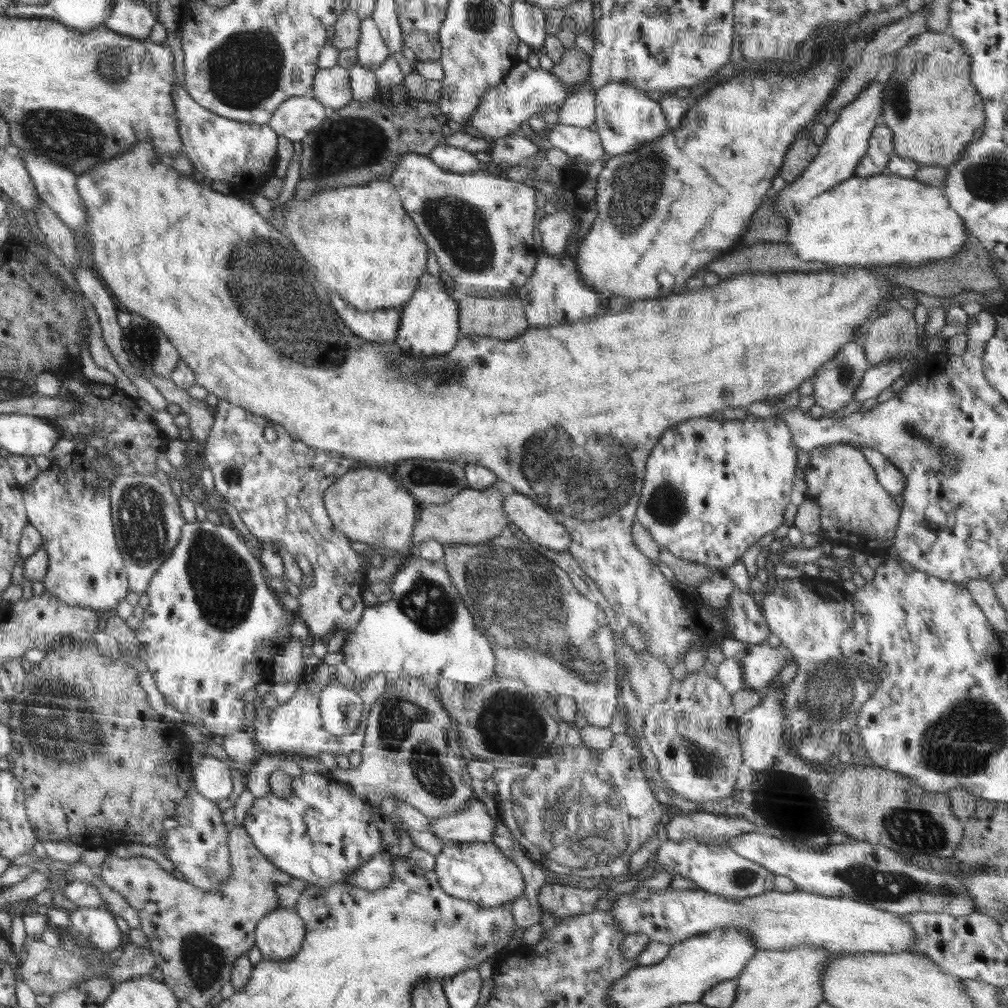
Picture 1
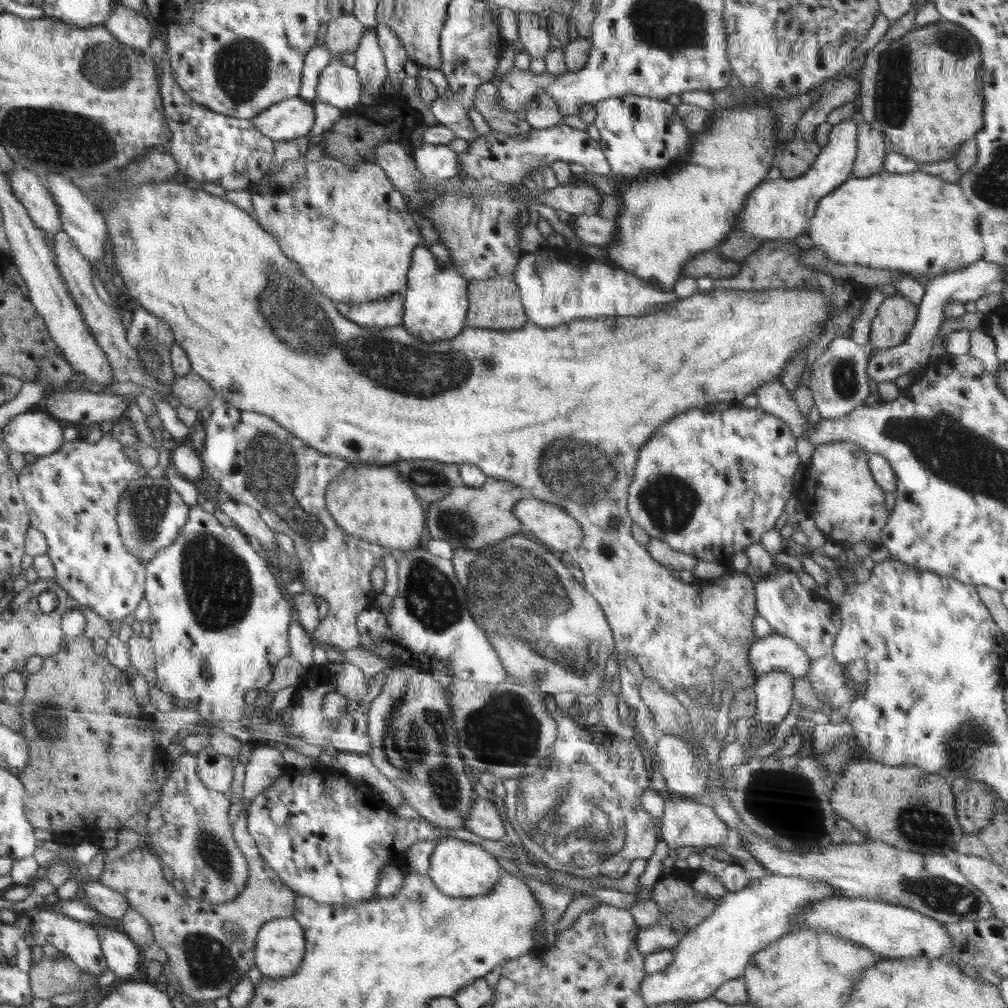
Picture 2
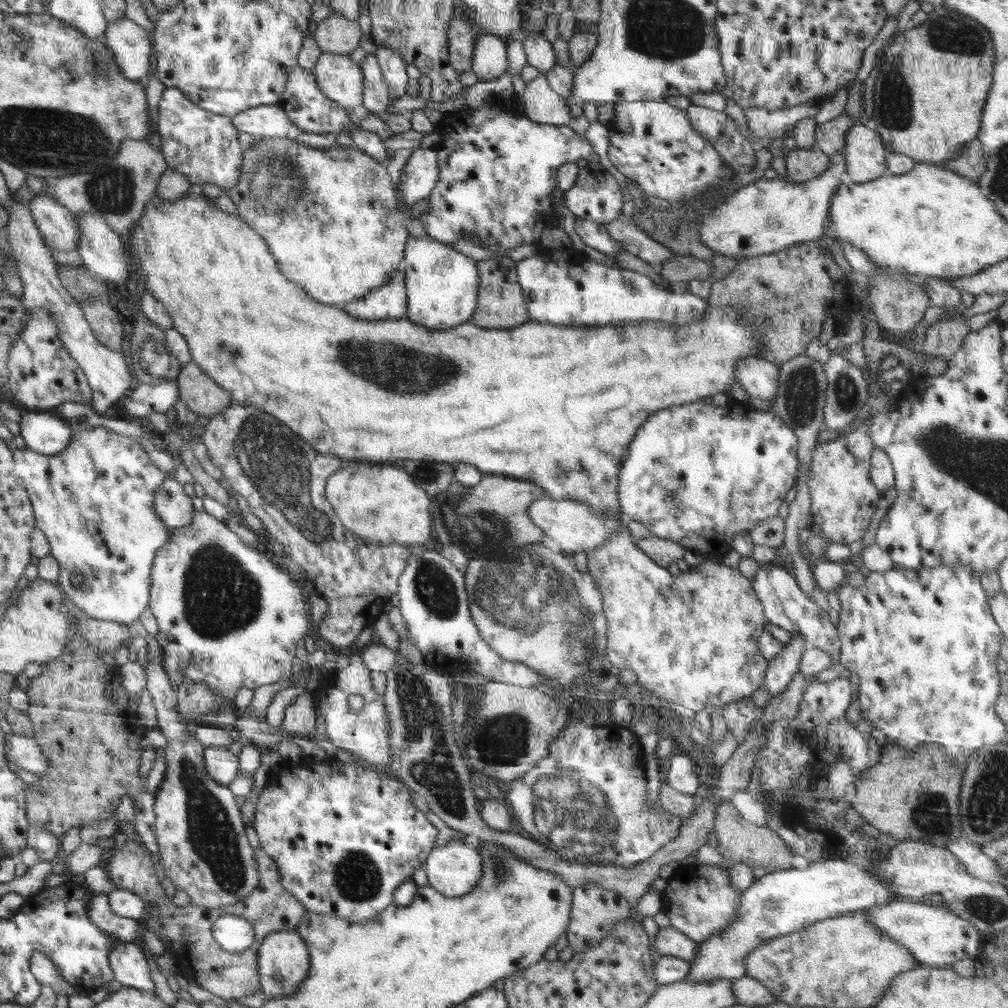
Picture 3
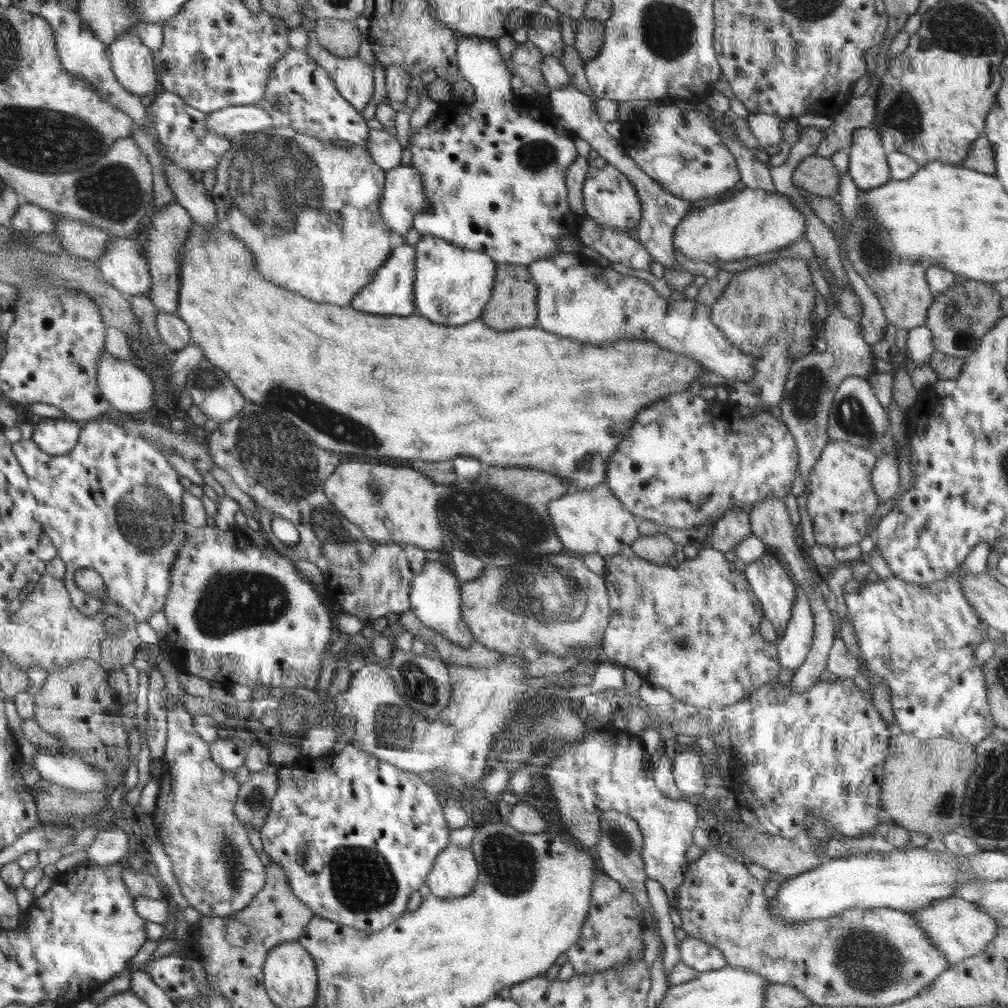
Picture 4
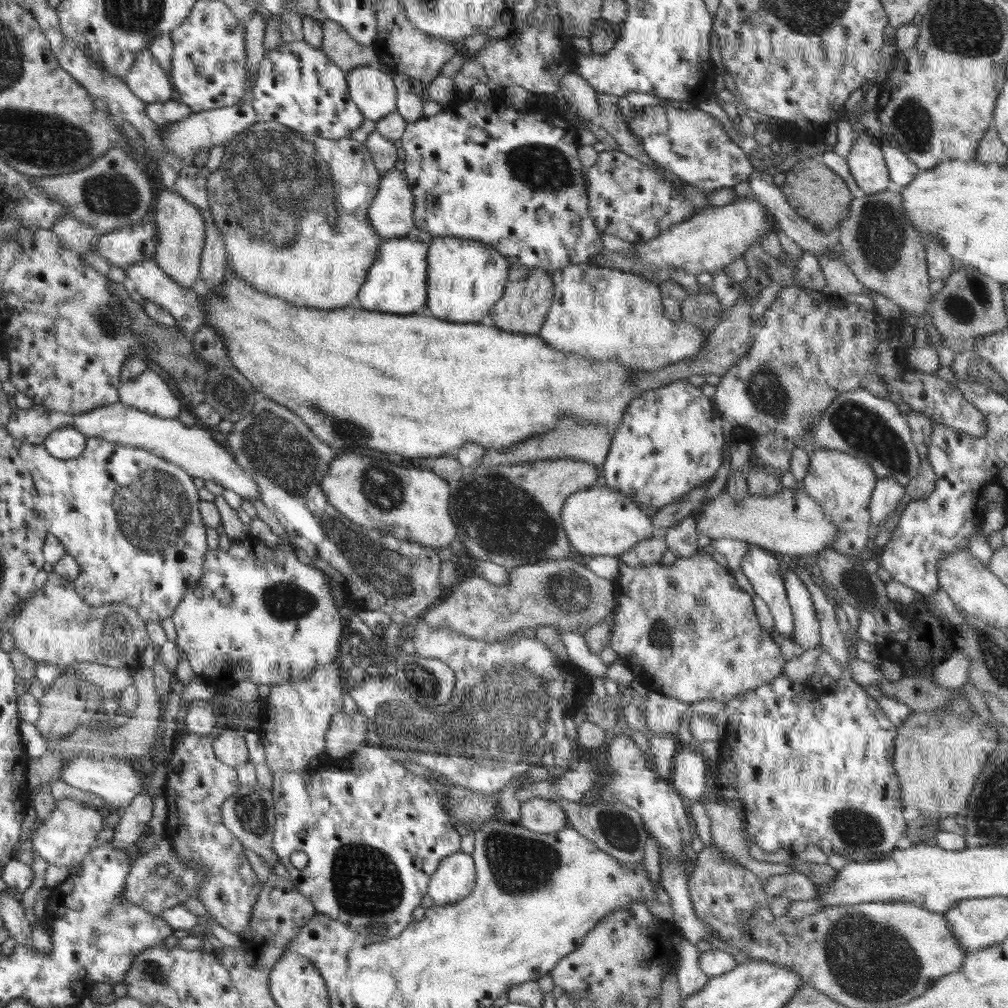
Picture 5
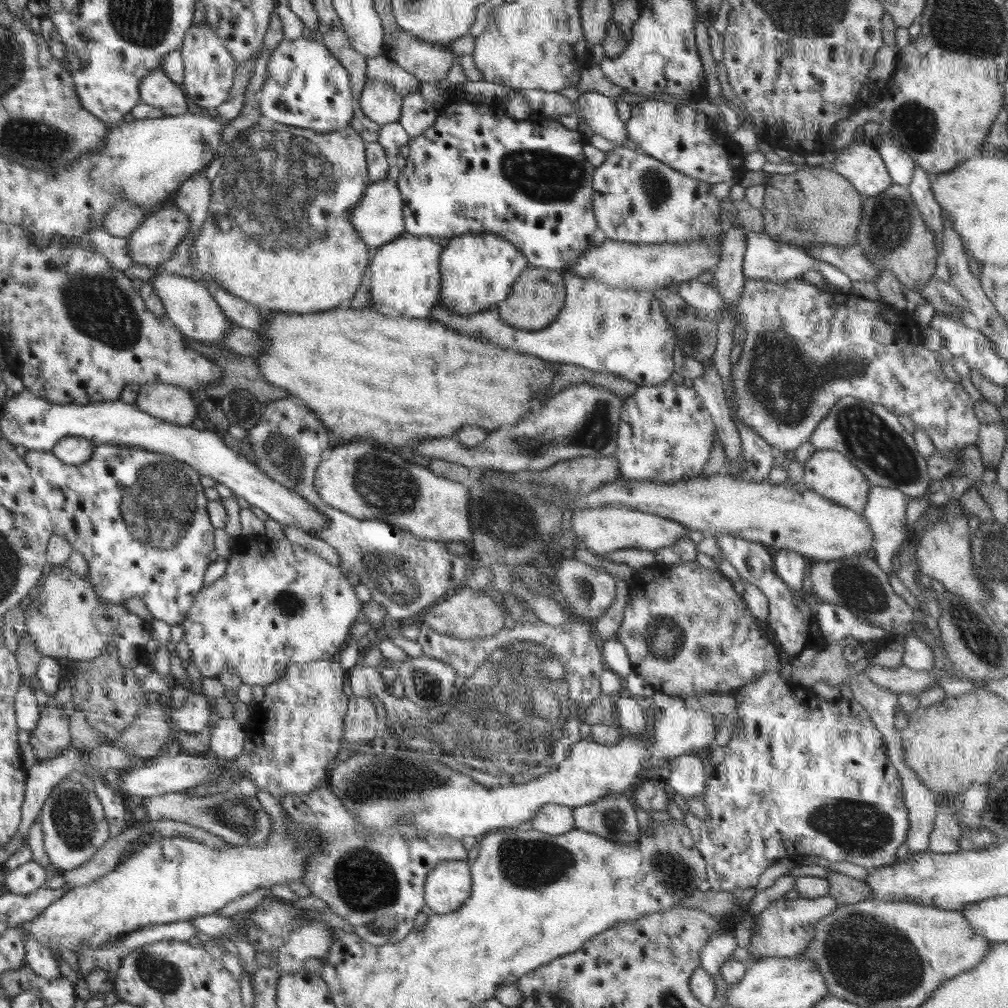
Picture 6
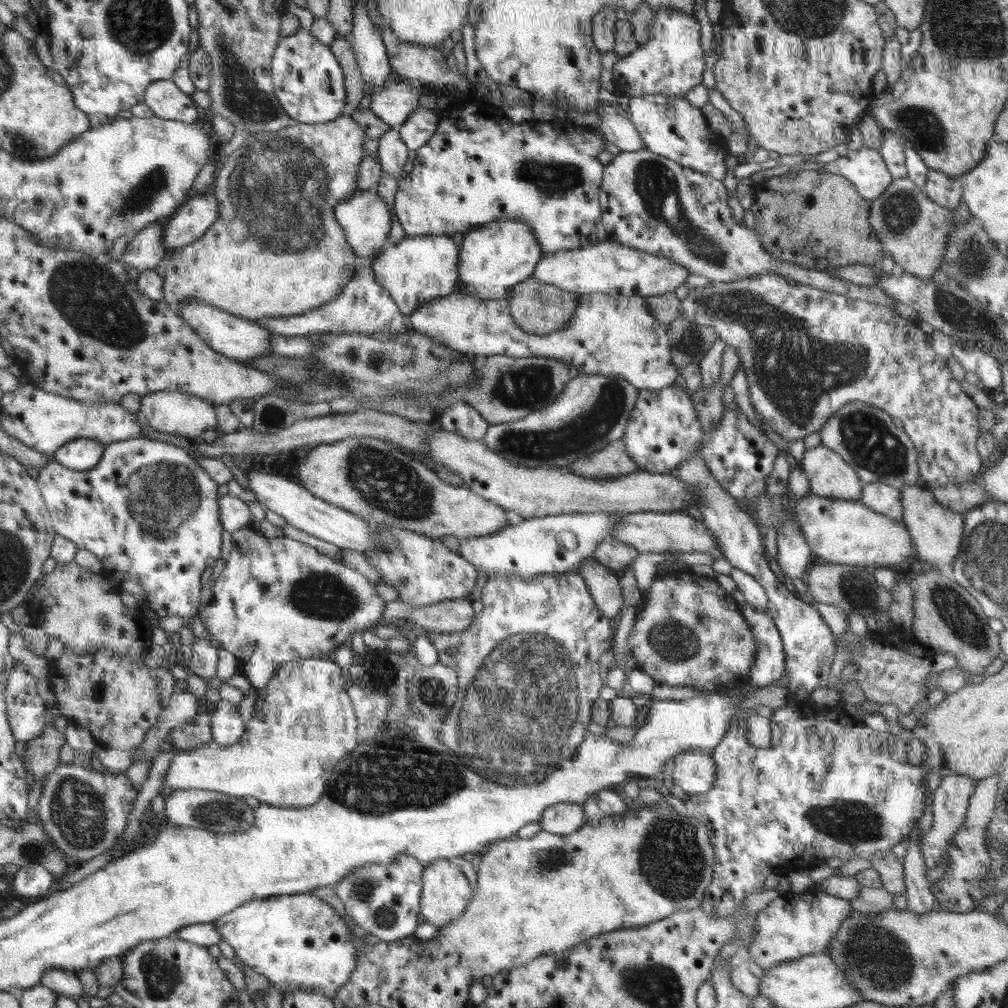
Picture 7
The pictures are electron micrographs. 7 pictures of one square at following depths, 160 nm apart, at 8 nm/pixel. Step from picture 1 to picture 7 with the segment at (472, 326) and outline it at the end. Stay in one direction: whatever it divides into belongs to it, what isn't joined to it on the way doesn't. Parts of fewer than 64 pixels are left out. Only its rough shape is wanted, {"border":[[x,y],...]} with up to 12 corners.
{"border":[[528,278],[507,304],[524,332],[543,335],[573,319],[578,296]]}

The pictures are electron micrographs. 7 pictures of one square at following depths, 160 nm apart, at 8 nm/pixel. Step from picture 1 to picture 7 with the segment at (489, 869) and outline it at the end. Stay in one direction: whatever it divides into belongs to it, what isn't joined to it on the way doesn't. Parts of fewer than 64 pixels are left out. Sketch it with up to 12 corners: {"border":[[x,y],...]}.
{"border":[[456,861],[422,872],[420,908],[441,927],[465,911],[474,890]]}

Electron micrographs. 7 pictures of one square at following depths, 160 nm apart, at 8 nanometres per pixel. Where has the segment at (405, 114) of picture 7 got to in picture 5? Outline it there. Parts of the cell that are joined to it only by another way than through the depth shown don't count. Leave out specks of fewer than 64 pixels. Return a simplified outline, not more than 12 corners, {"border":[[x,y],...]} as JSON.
{"border":[[368,65],[346,75],[350,100],[377,122],[395,112],[392,76]]}

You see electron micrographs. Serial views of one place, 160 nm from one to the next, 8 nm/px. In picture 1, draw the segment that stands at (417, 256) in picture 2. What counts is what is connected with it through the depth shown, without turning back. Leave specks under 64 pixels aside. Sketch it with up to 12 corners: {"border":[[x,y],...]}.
{"border":[[426,272],[395,343],[417,363],[460,339],[458,303]]}

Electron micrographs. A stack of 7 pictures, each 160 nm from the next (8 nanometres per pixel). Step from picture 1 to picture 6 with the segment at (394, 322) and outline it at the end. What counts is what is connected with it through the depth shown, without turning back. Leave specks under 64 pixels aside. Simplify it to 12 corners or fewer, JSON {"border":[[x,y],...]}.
{"border":[[437,238],[374,250],[374,311],[430,318],[440,288]]}

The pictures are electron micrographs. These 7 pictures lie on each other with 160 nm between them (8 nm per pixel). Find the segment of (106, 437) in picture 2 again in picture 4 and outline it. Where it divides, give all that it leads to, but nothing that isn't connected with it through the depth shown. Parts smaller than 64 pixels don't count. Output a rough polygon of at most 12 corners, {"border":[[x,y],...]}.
{"border":[[104,417],[54,456],[14,454],[75,607],[92,568],[136,623],[180,545],[180,475]]}

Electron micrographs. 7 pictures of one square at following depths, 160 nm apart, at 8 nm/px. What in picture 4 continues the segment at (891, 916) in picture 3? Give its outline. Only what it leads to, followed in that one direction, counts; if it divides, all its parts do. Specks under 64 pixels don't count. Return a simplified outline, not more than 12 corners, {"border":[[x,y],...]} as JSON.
{"border":[[954,896],[909,911],[948,966],[980,954],[999,926]]}

